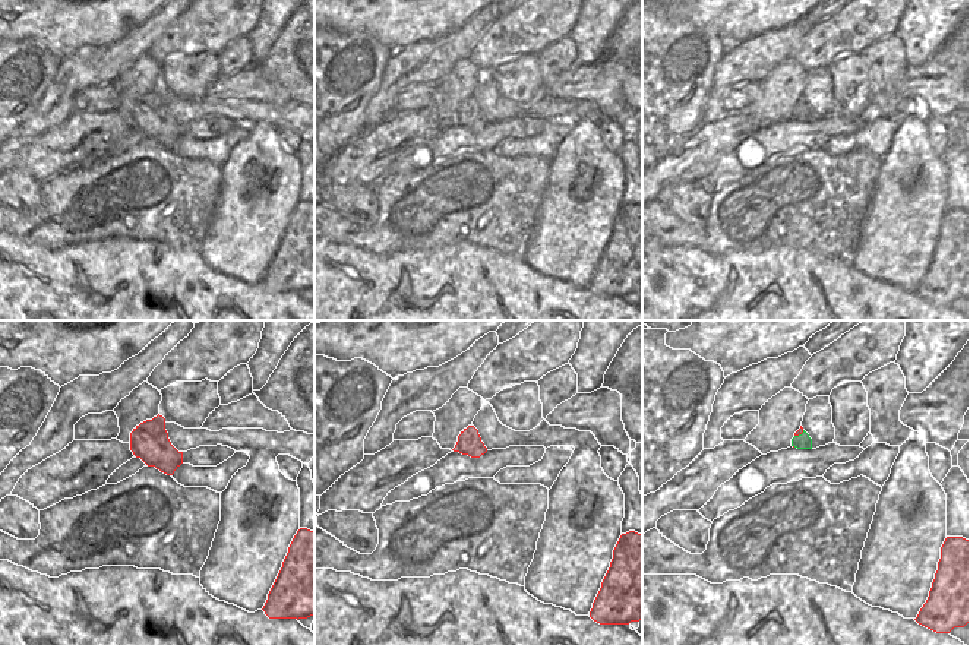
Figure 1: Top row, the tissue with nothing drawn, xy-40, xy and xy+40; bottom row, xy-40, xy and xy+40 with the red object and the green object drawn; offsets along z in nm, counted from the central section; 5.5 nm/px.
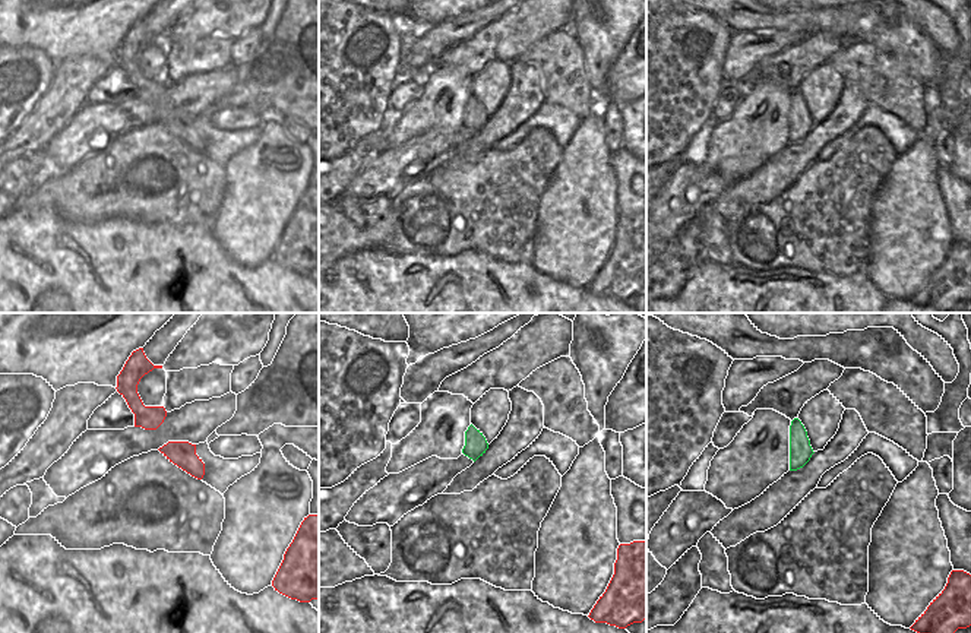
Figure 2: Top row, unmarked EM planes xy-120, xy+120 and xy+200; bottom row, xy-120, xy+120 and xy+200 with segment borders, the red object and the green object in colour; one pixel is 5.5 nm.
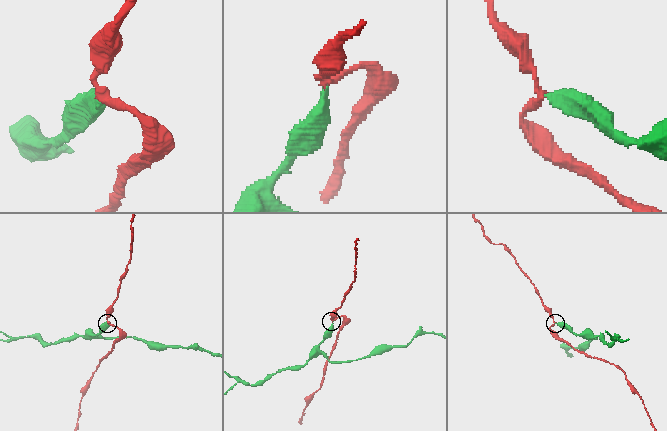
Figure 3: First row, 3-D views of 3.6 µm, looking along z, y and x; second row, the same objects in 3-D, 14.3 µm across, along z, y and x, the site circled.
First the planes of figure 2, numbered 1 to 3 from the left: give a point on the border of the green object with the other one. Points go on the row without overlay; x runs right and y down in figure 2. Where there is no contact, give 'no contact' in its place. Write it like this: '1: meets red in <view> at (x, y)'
1: no contact
2: no contact
3: no contact

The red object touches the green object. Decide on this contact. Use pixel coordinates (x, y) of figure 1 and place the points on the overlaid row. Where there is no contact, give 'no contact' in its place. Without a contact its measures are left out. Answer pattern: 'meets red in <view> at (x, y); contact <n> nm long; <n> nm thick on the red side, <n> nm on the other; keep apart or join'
meets red in xy+40 at (799, 433); contact 70 nm long; 30 nm thick on the red side, 80 nm on the other; keep apart

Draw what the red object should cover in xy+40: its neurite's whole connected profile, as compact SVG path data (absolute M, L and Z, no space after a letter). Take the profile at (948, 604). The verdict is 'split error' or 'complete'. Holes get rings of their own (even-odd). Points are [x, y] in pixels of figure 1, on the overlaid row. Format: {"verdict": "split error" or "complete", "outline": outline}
{"verdict": "complete", "outline": "M945 538L929 597L914 620L936 633L970 622L970 540Z"}

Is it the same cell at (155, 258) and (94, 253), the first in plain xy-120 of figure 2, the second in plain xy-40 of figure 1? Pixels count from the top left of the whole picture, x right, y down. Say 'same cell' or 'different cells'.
same cell

